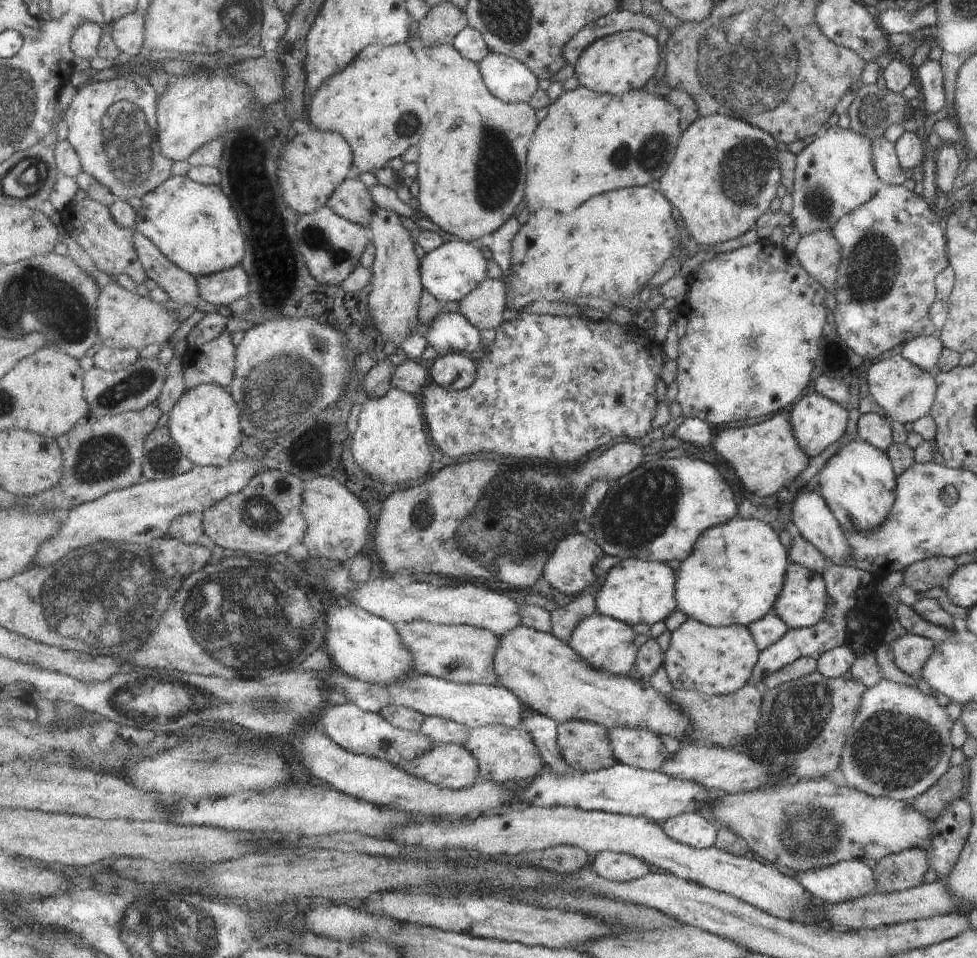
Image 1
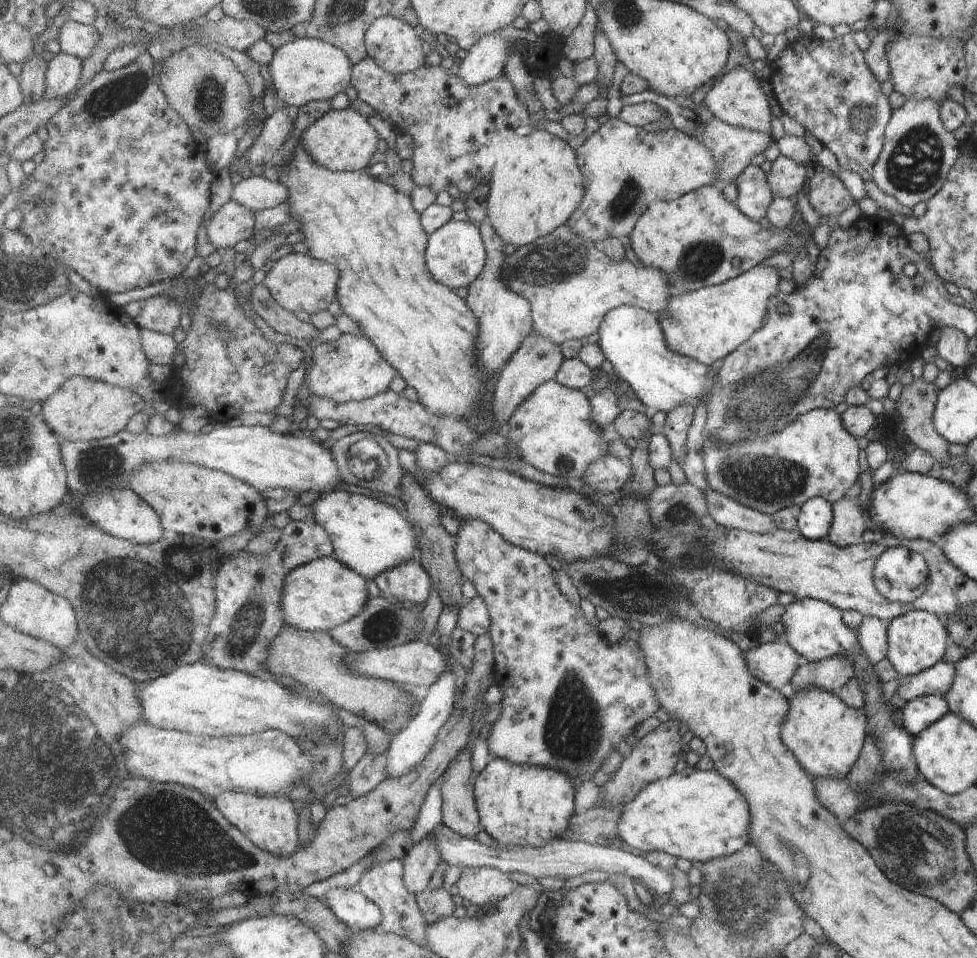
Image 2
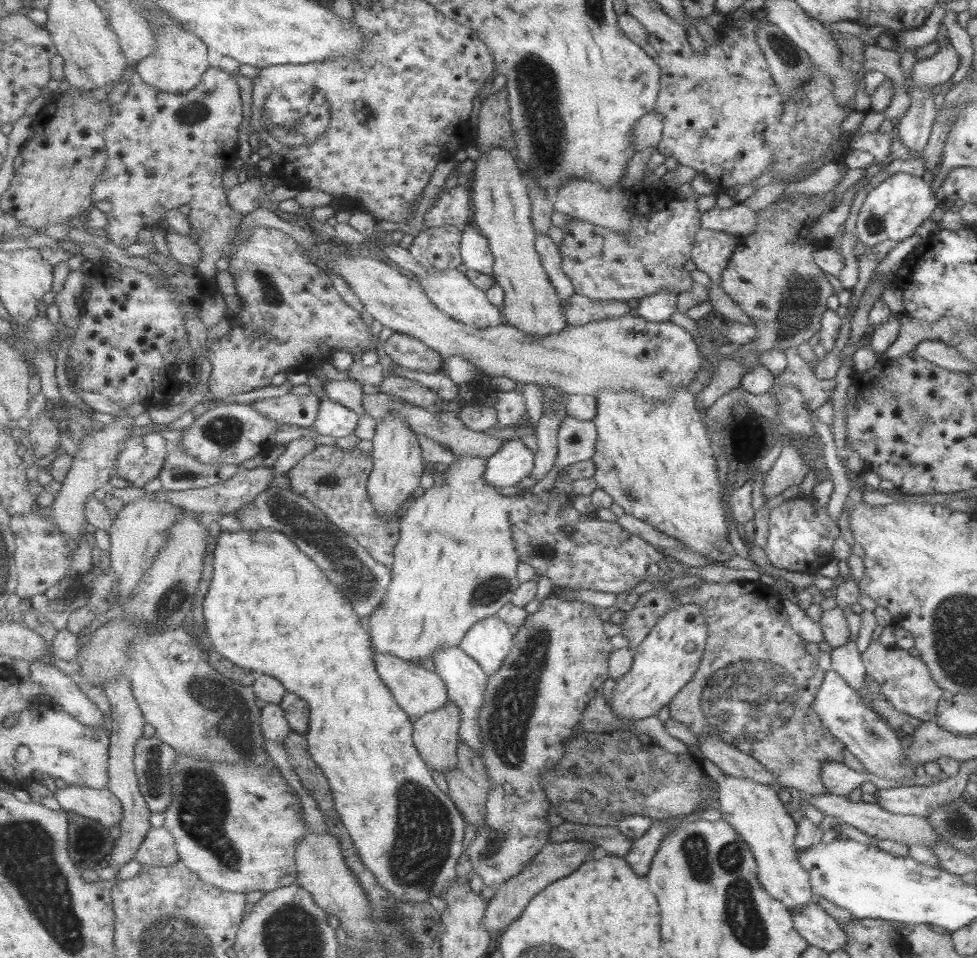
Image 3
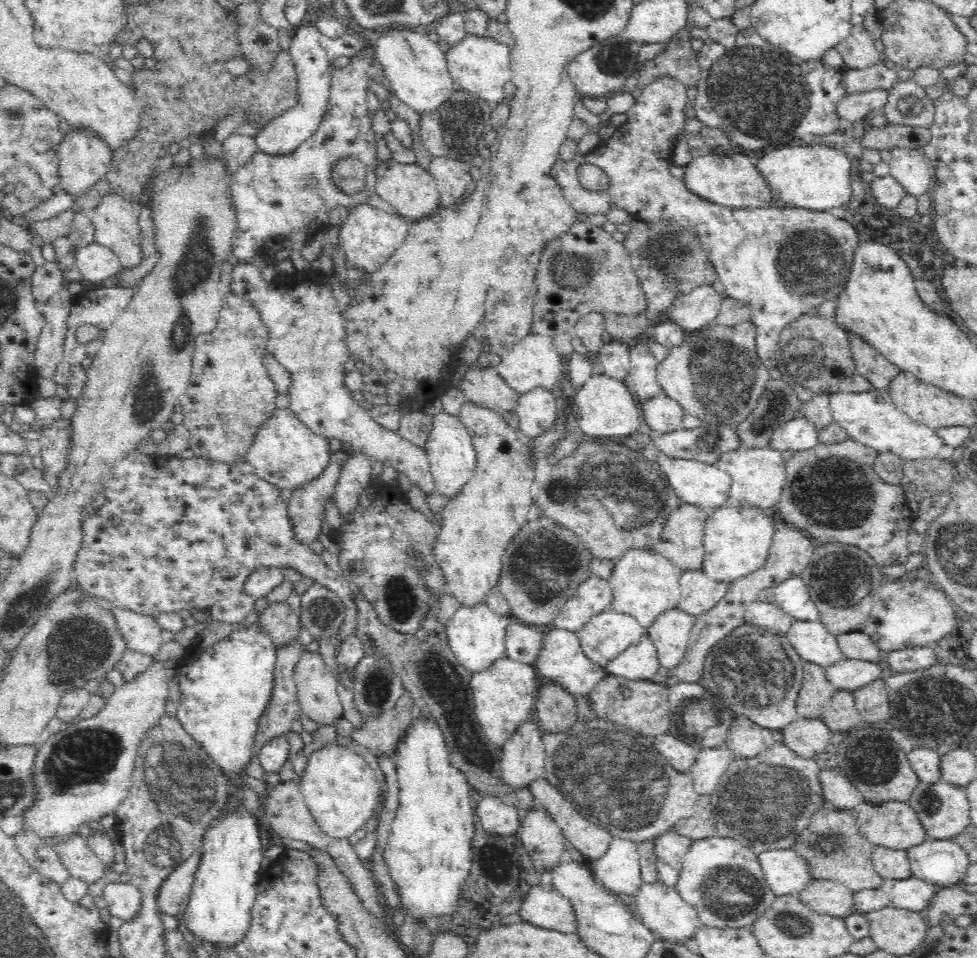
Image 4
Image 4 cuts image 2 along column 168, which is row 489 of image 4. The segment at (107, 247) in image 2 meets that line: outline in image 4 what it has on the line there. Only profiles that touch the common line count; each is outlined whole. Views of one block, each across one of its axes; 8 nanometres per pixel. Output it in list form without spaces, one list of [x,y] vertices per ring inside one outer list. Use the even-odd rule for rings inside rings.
[[[135,448],[118,461],[107,462],[106,472],[98,478],[98,493],[106,502],[96,515],[85,513],[79,521],[82,531],[71,572],[74,585],[94,597],[105,599],[134,612],[159,617],[180,610],[204,616],[214,604],[235,597],[257,568],[290,568],[304,578],[333,590],[346,607],[345,623],[333,643],[354,634],[355,598],[340,572],[332,571],[324,557],[301,540],[289,513],[289,501],[280,495],[280,487],[262,480],[246,459],[214,461],[201,457],[148,456]]]

